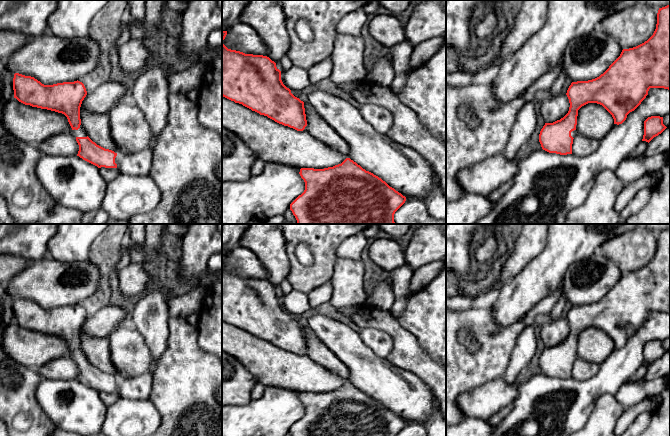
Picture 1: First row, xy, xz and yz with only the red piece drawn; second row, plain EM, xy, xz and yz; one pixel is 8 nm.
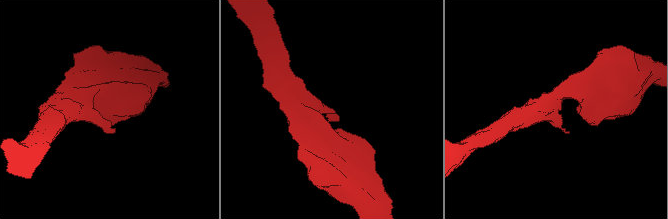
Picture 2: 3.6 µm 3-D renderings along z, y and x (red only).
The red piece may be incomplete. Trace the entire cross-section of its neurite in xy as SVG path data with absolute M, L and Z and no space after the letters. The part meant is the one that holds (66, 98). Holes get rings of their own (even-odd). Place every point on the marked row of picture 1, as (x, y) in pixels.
M15 73L13 90L14 98L23 104L62 113L67 117L72 128L69 133L79 145L77 156L98 168L117 168L117 153L93 142L81 124L80 107L87 95L82 82L44 85L34 77Z

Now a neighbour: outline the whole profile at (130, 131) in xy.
M120 101L111 108L108 117L117 155L150 149L152 131L139 107Z

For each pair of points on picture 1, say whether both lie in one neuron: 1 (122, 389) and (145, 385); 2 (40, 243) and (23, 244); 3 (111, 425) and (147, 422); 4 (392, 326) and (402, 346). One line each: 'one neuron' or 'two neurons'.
1: one neuron
2: one neuron
3: one neuron
4: one neuron

